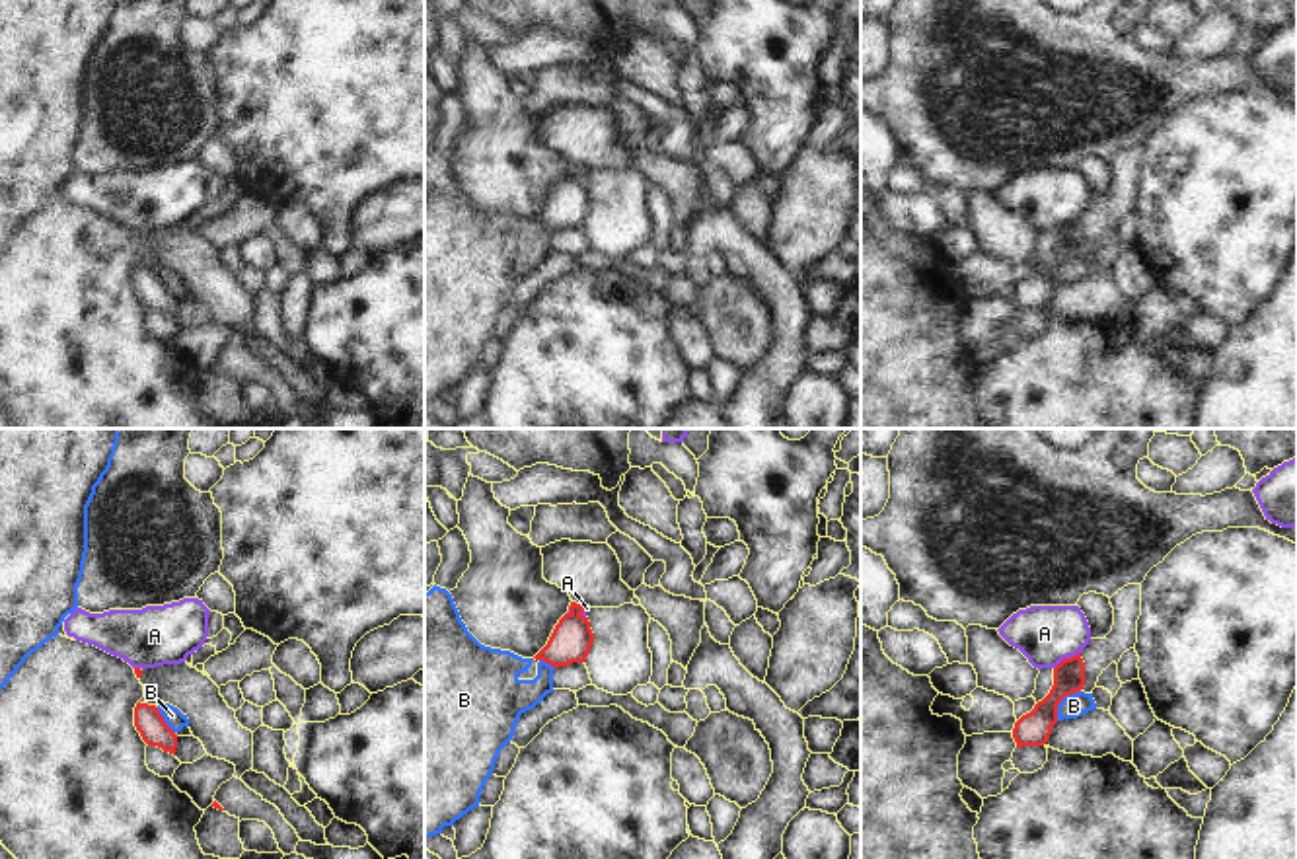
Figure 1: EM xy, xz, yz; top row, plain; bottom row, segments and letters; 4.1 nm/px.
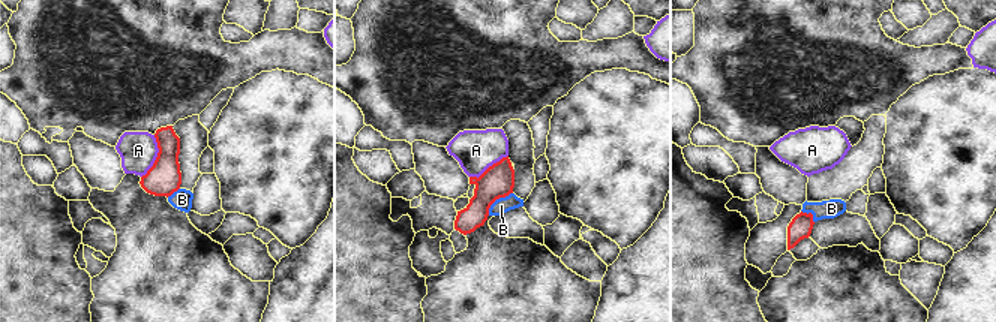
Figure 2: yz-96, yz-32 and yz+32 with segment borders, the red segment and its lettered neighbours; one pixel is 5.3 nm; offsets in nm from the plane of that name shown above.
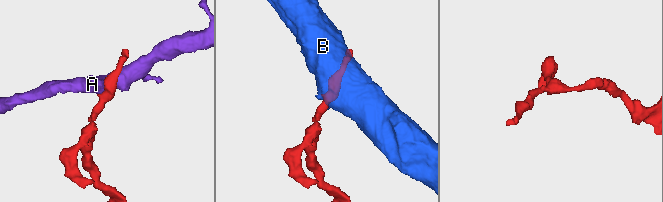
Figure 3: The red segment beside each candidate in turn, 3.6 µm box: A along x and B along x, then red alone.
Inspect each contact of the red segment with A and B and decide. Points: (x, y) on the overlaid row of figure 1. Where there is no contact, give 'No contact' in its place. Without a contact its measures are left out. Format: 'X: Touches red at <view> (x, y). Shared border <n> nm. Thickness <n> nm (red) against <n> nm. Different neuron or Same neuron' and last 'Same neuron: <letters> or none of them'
A: Touches red at yz (1066, 659). Shared border 130 nm. Thickness 130 nm (red) against 240 nm. Different neuron
B: Touches red at yz (1060, 702). Shared border 160 nm. Thickness 140 nm (red) against 100 nm. Different neuron
Same neuron: none of them.

